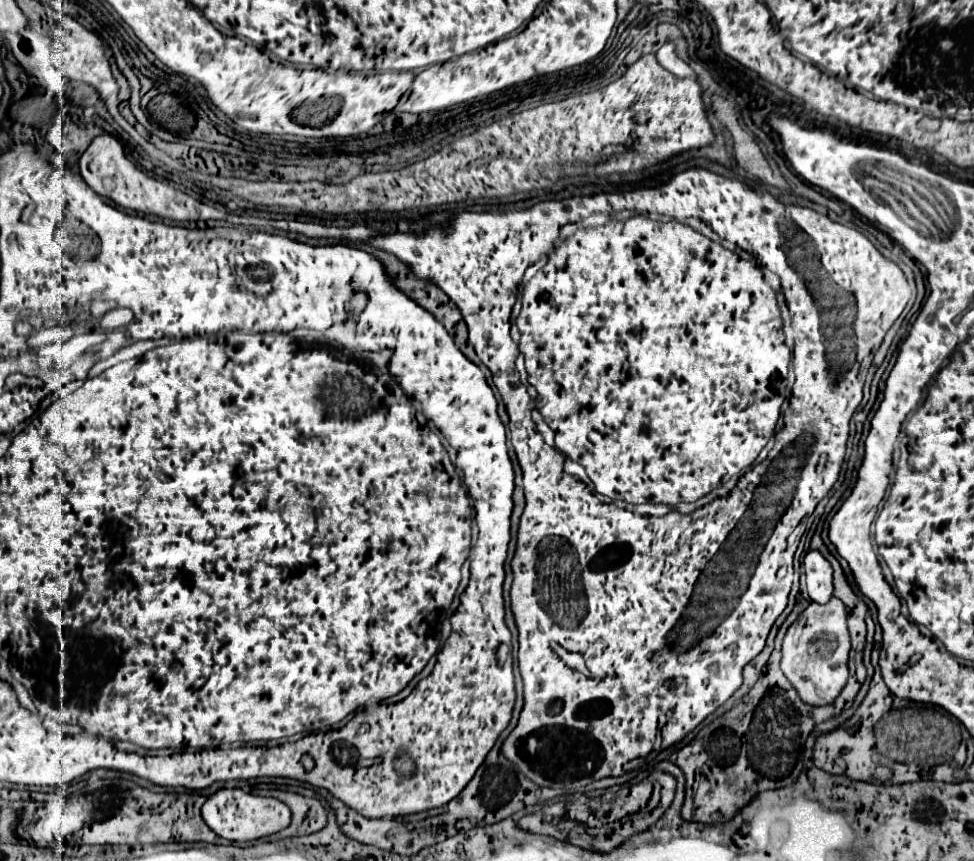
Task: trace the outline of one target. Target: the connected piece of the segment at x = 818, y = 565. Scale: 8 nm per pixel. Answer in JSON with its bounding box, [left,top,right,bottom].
[804,550,832,604]

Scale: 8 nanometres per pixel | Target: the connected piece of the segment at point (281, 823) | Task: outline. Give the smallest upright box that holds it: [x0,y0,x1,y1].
[202,788,290,842]

